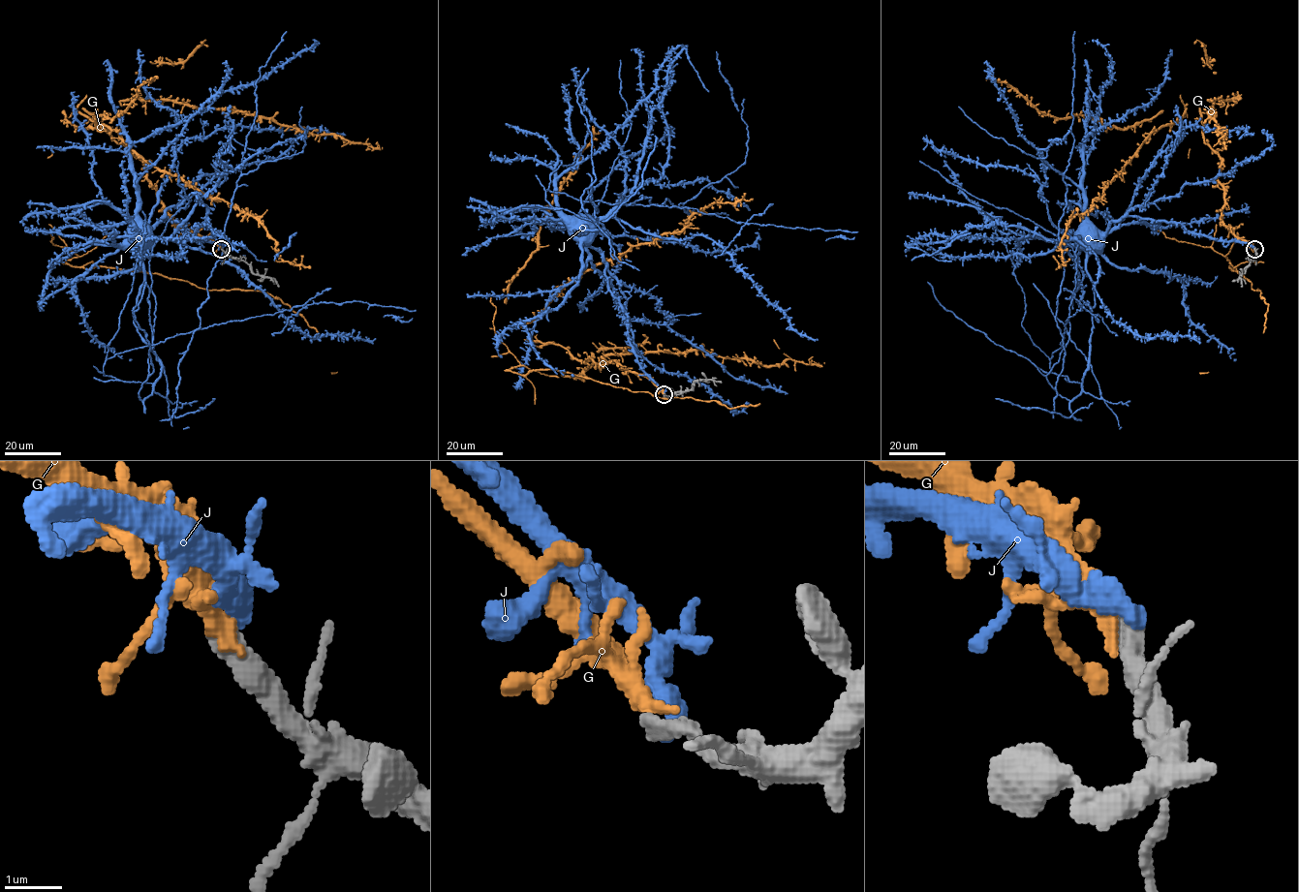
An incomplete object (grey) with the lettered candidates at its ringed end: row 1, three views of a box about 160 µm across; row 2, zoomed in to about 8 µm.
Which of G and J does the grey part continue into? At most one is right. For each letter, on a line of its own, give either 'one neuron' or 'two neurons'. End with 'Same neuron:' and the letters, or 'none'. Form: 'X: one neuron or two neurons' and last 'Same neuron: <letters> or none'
G: one neuron
J: two neurons
Same neuron: G

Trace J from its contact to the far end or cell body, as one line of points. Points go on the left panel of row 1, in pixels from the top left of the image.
J: (222, 249), (163, 215), (133, 310), (161, 374), (104, 376), (108, 358), (200, 326), (260, 69), (287, 31)

